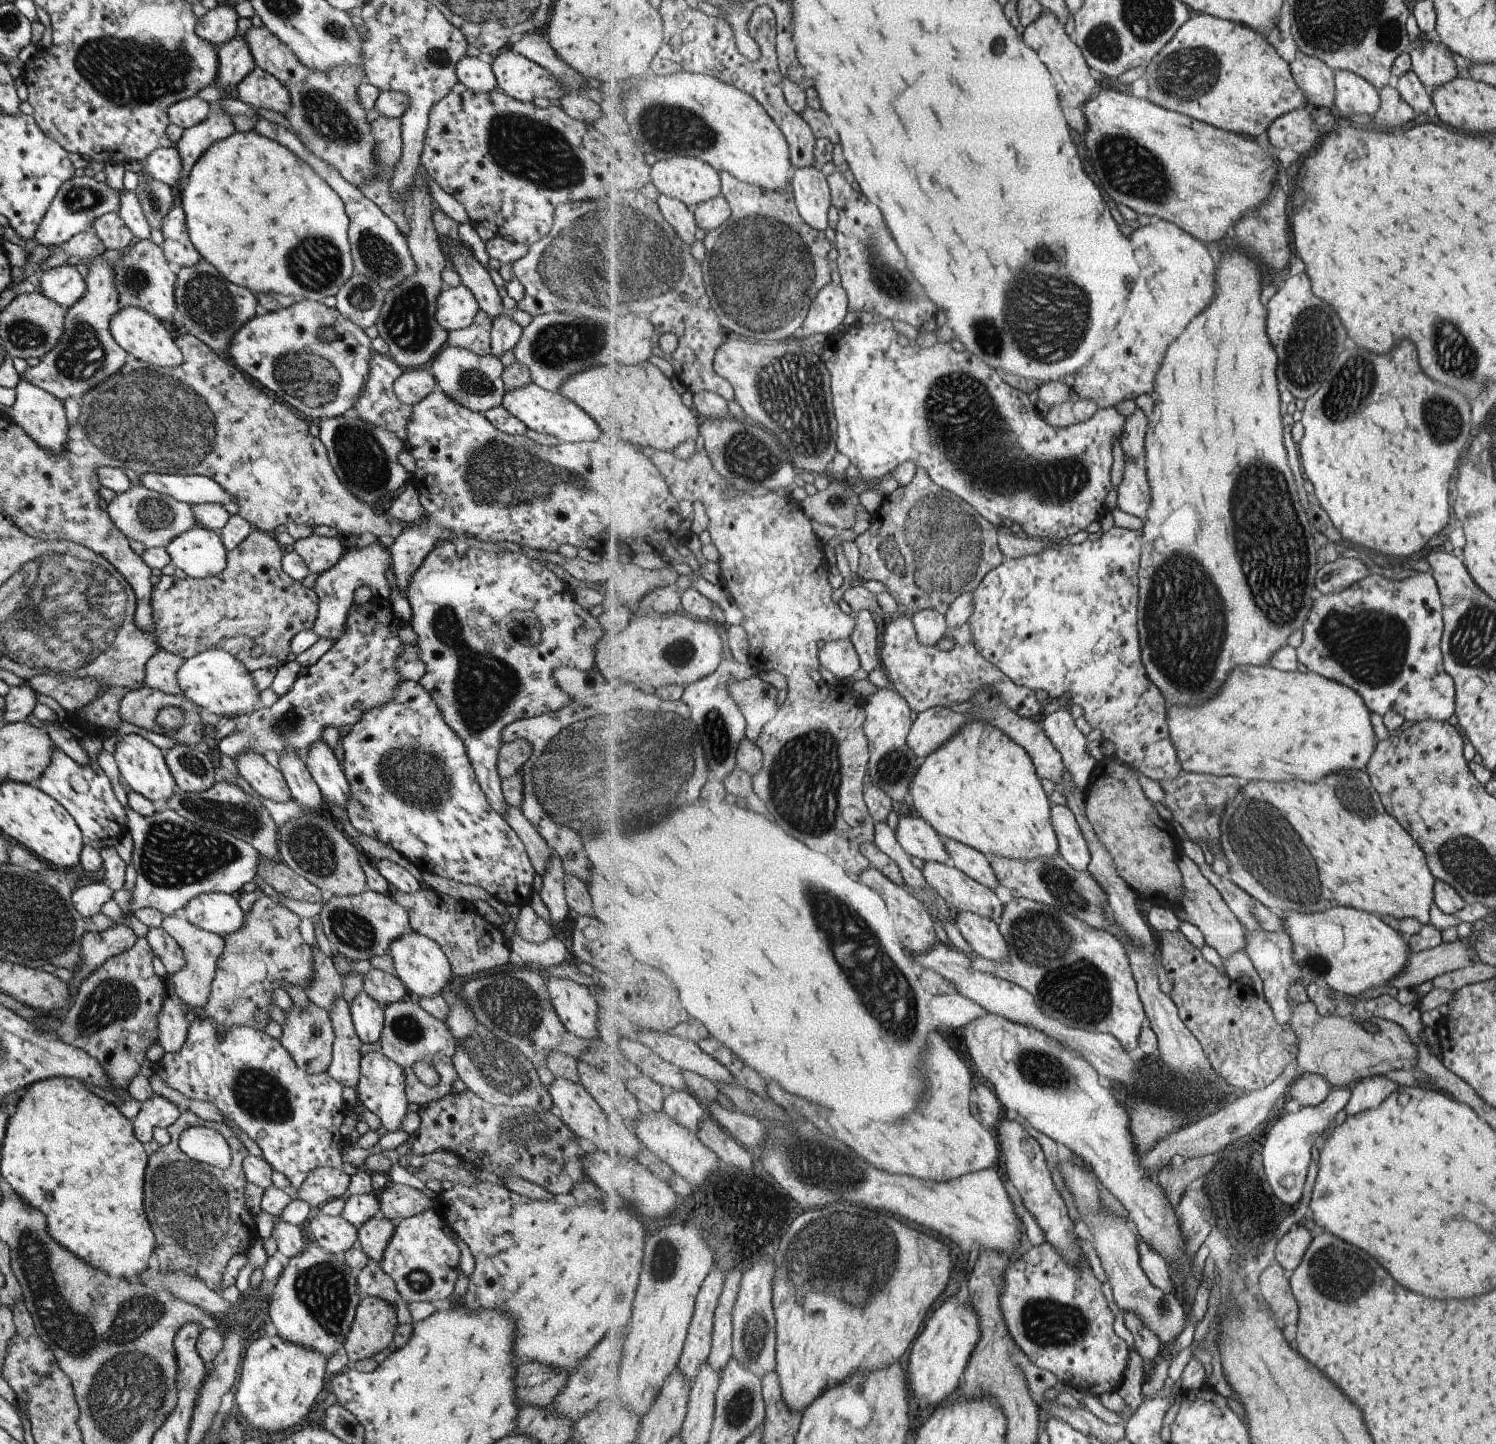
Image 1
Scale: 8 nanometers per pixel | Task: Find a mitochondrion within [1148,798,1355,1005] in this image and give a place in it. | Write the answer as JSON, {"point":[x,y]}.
{"point":[1321,964]}

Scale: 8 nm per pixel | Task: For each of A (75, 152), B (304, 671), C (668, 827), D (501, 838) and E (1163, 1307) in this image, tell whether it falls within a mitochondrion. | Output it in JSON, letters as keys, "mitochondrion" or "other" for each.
{"A":"other","B":"other","C":"mitochondrion","D":"other","E":"mitochondrion"}

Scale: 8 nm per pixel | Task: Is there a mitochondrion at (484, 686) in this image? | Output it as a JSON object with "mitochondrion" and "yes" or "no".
{"mitochondrion":"yes"}

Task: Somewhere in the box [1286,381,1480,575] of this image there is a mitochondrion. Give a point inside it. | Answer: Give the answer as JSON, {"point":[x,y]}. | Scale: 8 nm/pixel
{"point":[1443,420]}

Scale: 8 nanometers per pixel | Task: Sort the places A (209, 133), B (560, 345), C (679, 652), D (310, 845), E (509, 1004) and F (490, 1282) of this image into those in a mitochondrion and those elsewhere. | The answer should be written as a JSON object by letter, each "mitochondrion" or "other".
{"A":"other","B":"mitochondrion","C":"mitochondrion","D":"mitochondrion","E":"mitochondrion","F":"other"}

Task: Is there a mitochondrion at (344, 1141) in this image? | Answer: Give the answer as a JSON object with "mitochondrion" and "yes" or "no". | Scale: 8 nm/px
{"mitochondrion":"no"}

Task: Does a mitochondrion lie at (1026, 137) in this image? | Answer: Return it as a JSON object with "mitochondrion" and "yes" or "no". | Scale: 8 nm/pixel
{"mitochondrion":"no"}

